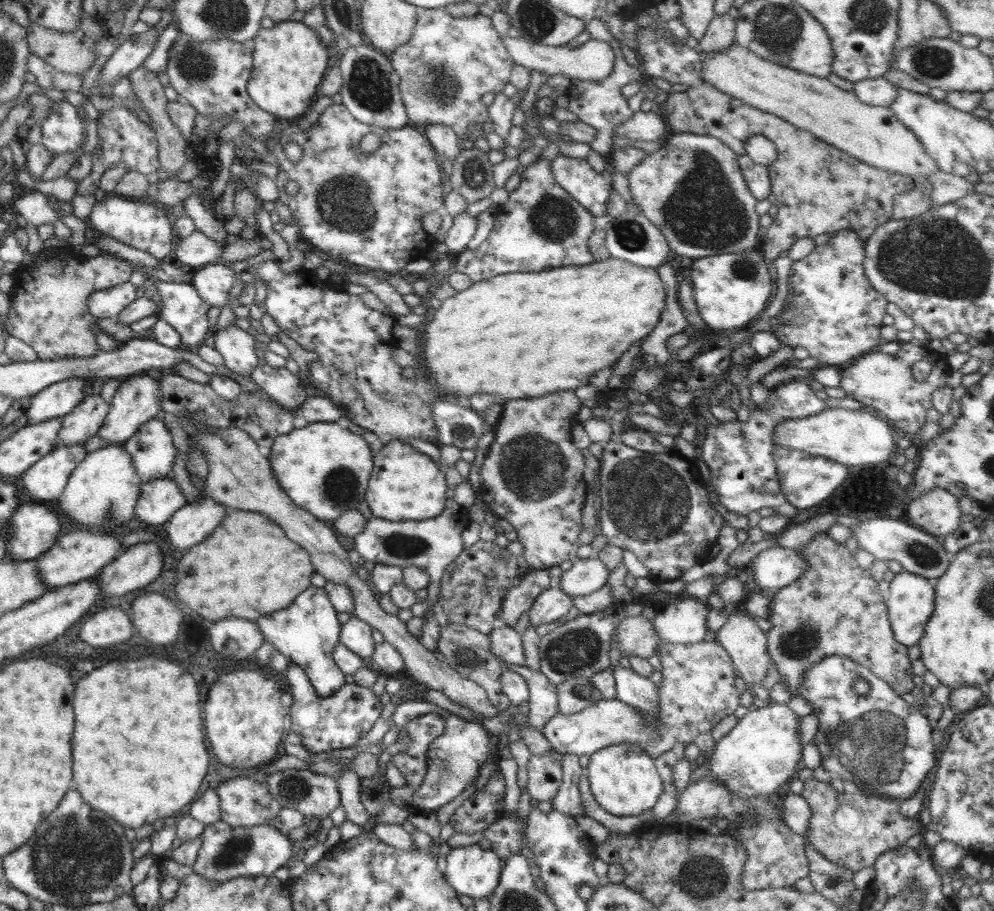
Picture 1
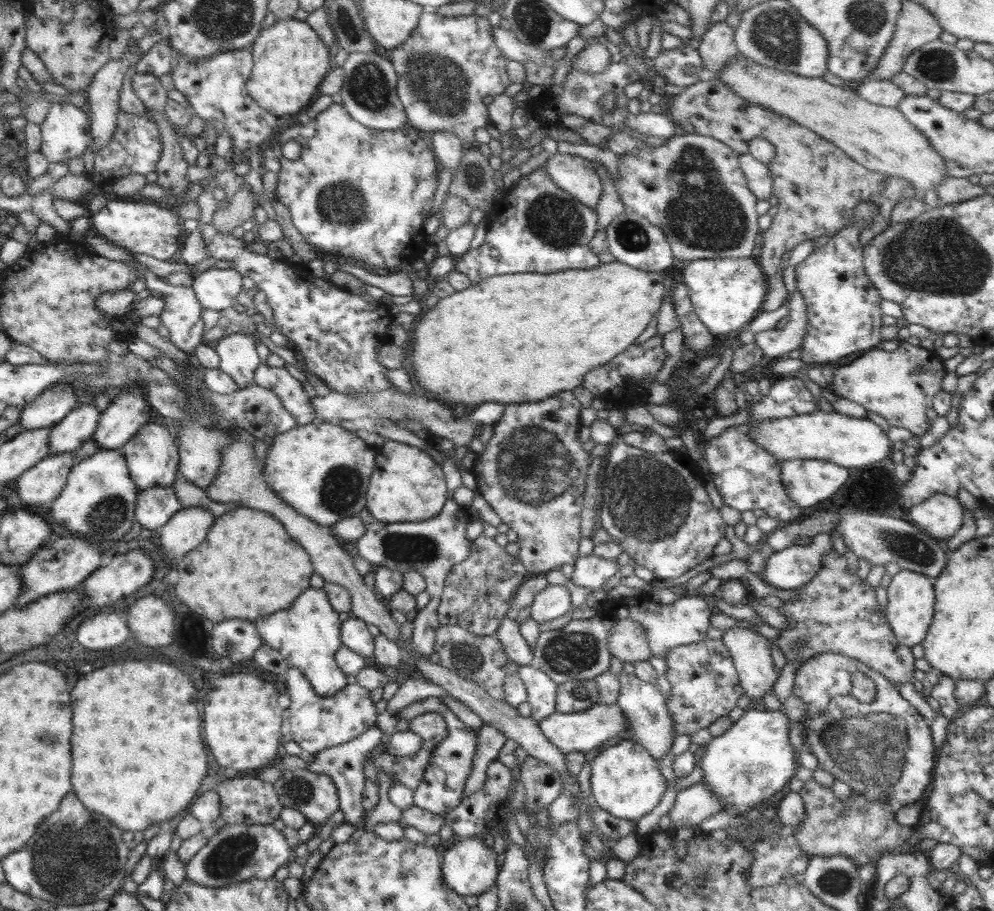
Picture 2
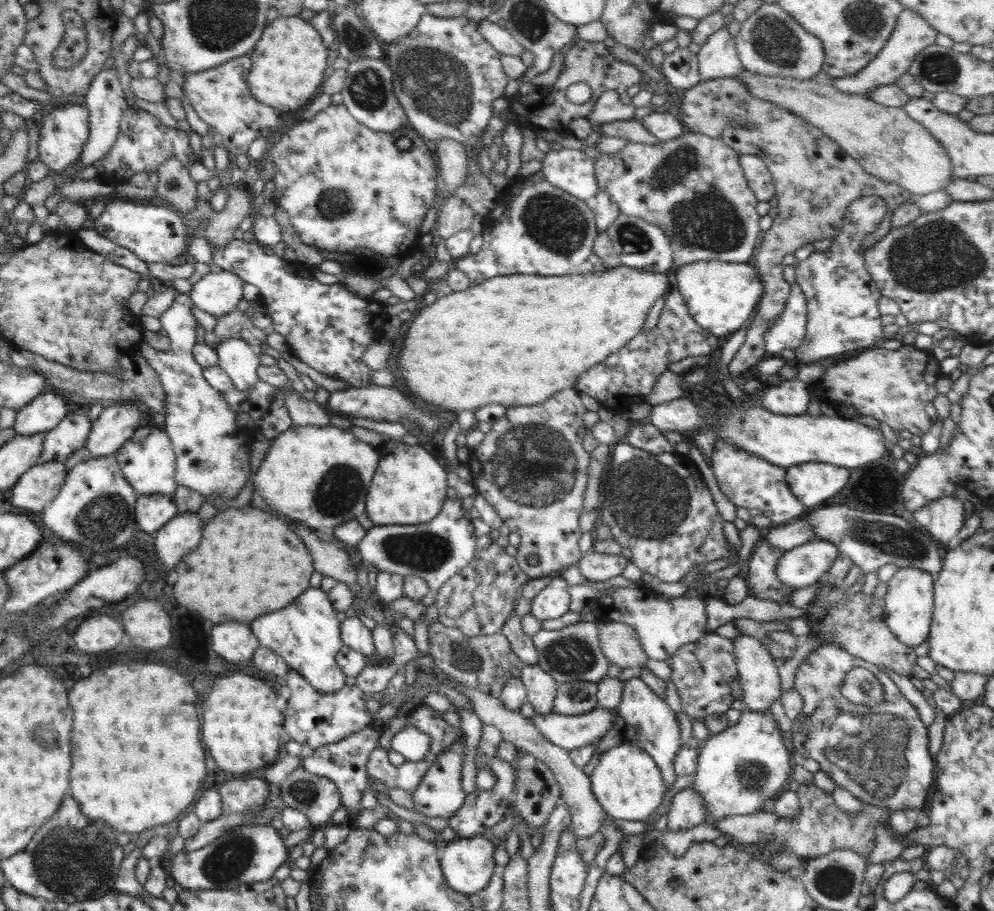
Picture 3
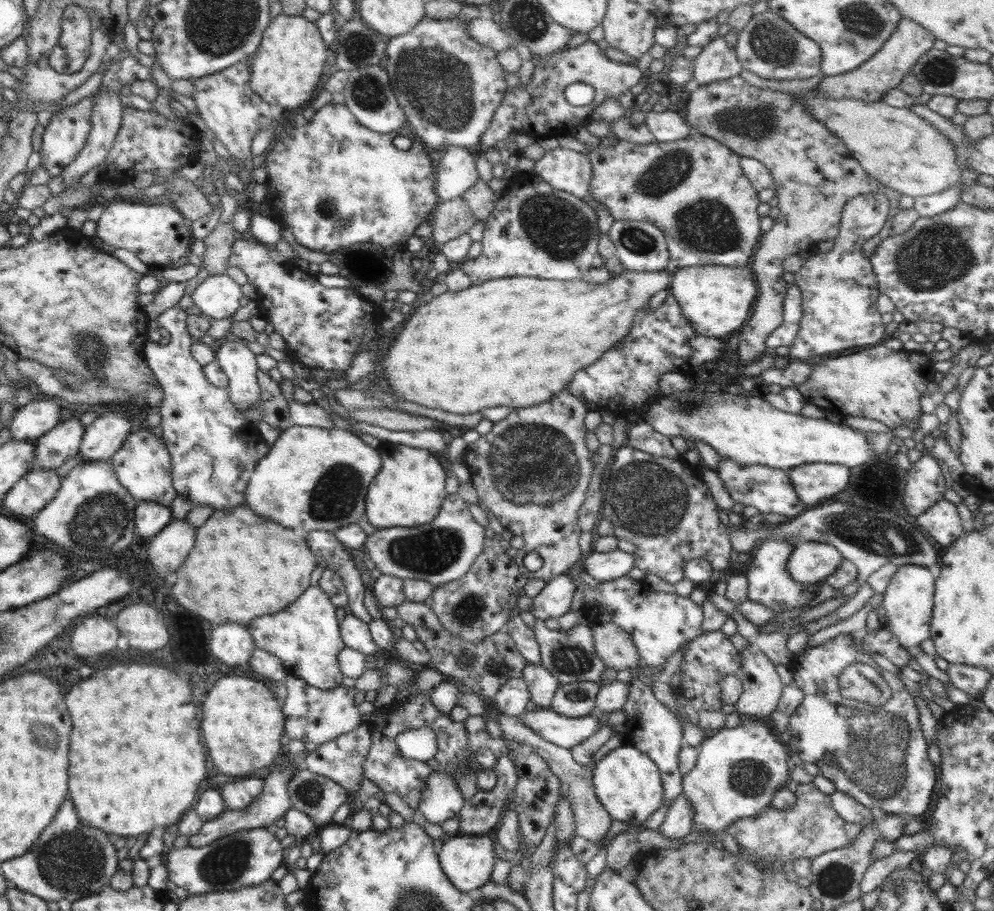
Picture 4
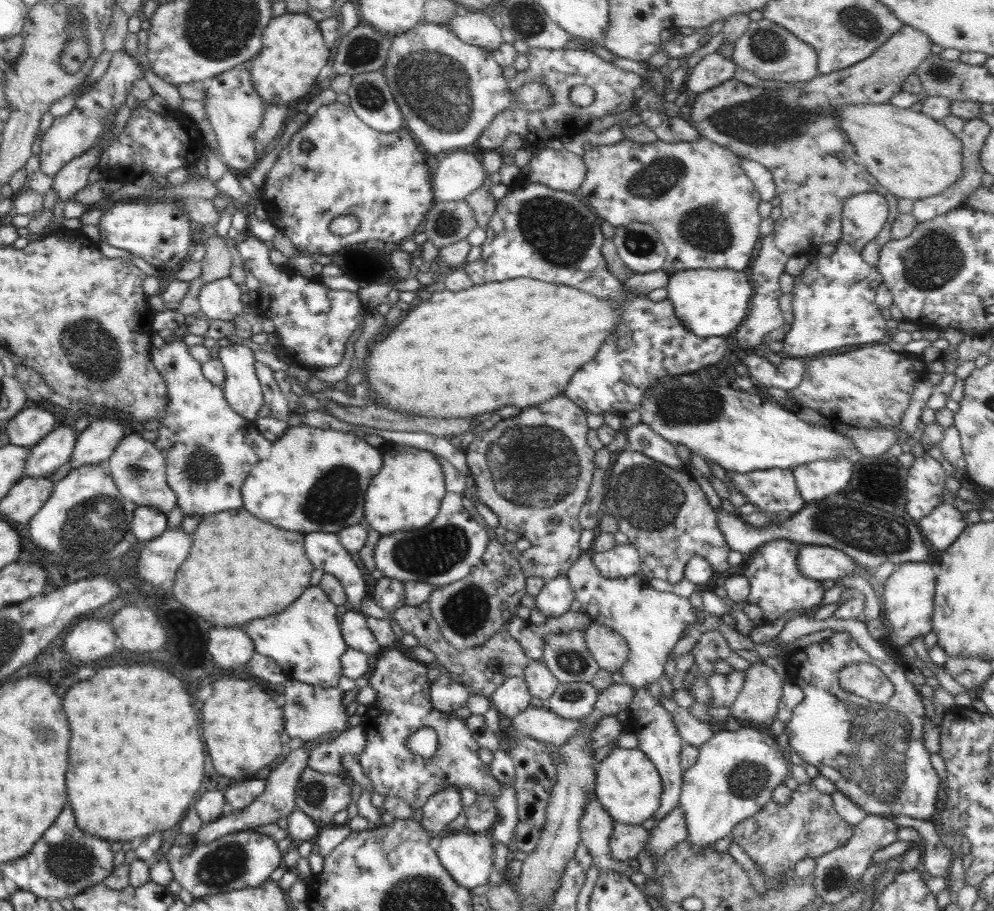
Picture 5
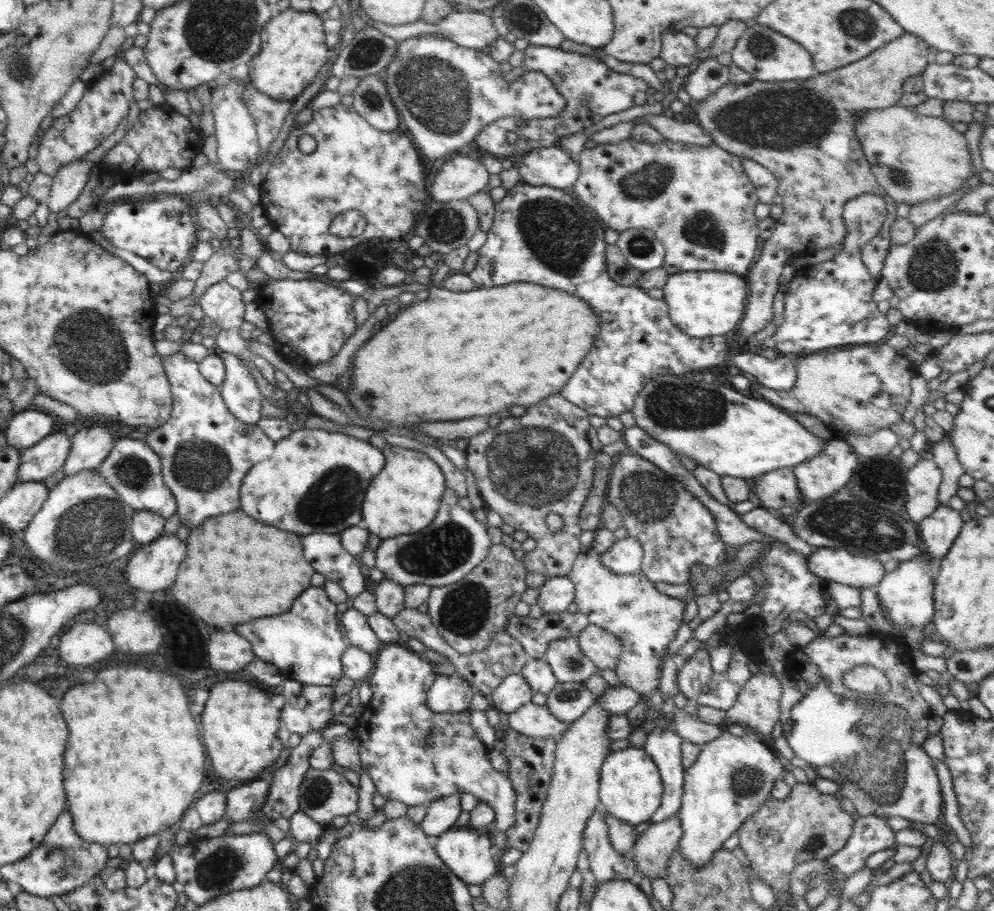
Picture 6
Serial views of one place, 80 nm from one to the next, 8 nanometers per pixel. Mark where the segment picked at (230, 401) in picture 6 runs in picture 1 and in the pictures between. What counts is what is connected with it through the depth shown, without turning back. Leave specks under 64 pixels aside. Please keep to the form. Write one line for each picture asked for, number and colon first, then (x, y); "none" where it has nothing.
1: (240, 350)
2: (238, 358)
3: (240, 361)
4: (239, 363)
5: (242, 387)

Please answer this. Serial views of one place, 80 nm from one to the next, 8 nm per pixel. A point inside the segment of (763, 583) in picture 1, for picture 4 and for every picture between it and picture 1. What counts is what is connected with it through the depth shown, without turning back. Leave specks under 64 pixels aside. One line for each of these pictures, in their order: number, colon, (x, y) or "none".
2: (784, 570)
3: (796, 569)
4: (812, 567)

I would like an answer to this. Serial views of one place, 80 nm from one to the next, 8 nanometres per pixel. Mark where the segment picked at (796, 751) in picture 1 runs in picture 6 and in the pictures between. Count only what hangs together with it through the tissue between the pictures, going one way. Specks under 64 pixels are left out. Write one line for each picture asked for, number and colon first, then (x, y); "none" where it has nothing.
2: (753, 759)
3: (738, 769)
4: (738, 770)
5: (734, 776)
6: (732, 777)

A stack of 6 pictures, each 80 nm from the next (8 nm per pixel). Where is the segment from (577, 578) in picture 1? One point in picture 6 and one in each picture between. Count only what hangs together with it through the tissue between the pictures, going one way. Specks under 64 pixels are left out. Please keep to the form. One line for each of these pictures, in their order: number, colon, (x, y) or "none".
2: (590, 571)
3: (595, 567)
4: (602, 566)
5: (621, 560)
6: (625, 557)

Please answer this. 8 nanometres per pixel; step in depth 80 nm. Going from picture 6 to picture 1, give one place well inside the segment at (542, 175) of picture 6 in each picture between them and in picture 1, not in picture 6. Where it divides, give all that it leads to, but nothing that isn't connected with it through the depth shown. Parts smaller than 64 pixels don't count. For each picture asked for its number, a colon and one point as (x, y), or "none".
1: (591, 190)
2: (578, 177)
3: (573, 171)
4: (567, 170)
5: (561, 170)

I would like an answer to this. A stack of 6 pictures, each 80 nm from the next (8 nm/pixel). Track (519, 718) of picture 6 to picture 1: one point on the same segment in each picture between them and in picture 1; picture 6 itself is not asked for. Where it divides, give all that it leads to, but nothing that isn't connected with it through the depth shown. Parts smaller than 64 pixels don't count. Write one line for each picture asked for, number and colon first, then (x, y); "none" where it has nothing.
1: (700, 686)
2: (580, 732)
3: (573, 732)
4: (566, 732)
5: (540, 723)

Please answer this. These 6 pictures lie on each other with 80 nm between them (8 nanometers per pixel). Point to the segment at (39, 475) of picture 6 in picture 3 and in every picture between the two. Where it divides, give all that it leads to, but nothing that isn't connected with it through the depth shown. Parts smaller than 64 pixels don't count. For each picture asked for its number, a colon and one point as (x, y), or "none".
3: (71, 434)
4: (52, 449)
5: (56, 448)

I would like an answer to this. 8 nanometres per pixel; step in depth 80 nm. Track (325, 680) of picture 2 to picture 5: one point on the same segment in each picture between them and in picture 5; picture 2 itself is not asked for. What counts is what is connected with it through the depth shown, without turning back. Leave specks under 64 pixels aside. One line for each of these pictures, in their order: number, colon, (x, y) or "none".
3: (306, 634)
4: (305, 636)
5: (306, 641)

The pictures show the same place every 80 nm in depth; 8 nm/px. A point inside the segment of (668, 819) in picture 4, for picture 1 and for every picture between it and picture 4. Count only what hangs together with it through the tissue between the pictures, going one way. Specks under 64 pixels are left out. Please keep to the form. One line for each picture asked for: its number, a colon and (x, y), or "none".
1: (776, 857)
2: (694, 804)
3: (687, 809)

